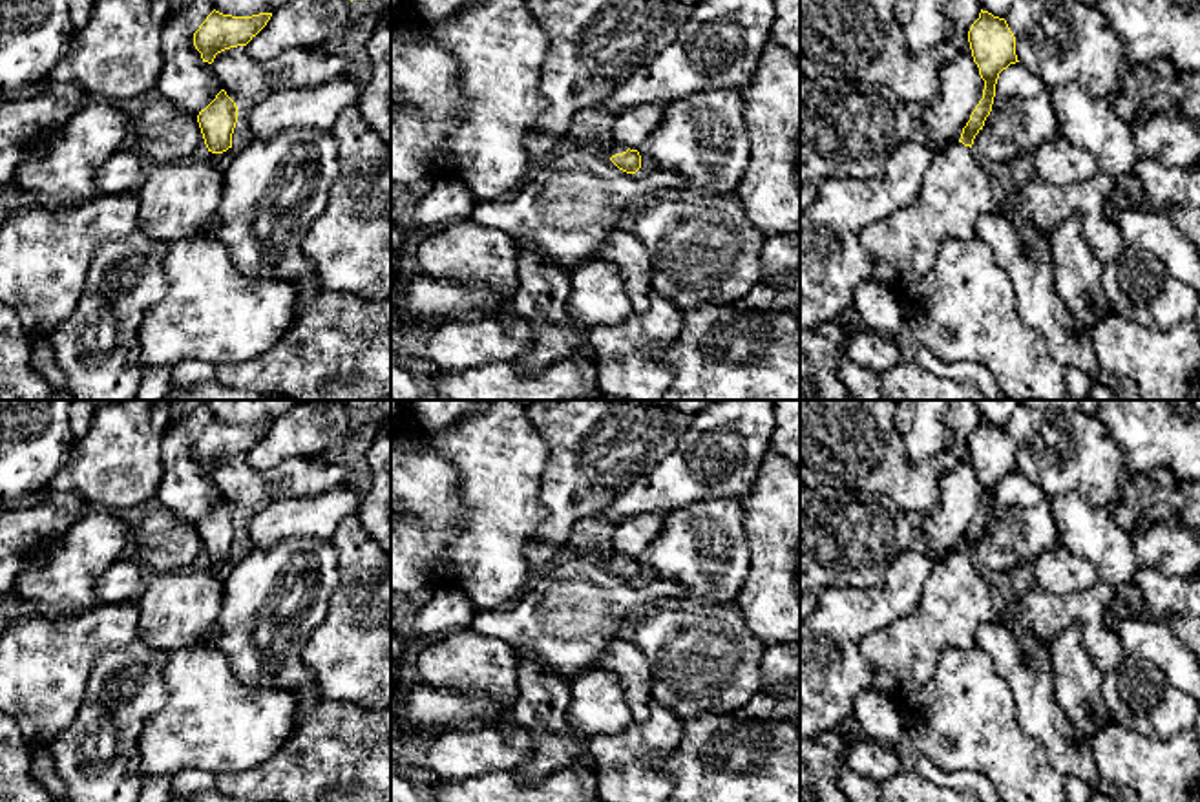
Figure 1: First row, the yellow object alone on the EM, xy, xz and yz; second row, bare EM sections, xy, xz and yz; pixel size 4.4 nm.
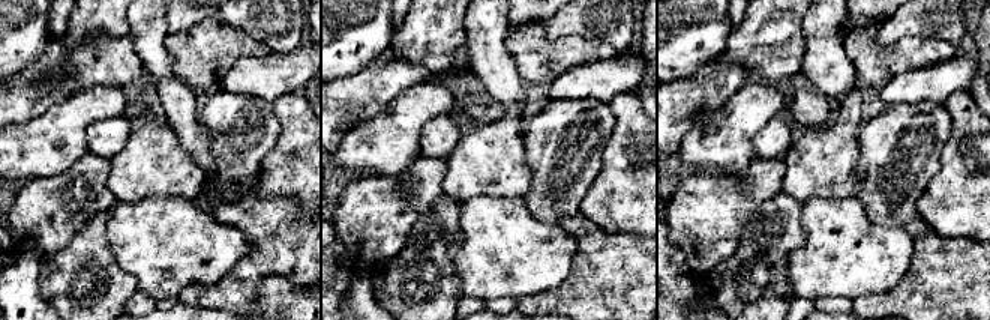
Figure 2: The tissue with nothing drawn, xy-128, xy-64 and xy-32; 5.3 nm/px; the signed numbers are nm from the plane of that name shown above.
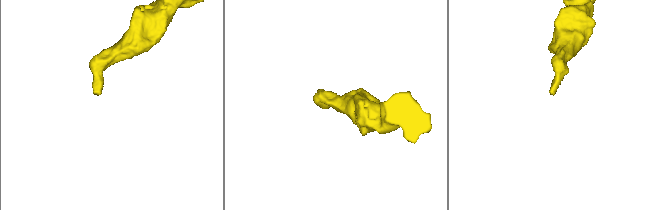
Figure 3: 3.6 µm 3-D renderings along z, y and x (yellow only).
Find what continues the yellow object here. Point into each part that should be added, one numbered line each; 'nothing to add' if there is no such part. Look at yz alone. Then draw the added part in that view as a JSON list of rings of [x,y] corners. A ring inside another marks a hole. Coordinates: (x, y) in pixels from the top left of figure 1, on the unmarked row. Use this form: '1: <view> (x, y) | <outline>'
1: yz (956, 600) | [[[950,550],[933,561],[917,607],[862,638],[875,689],[900,703],[935,674],[944,649],[975,647],[979,627],[997,616],[984,572]]]

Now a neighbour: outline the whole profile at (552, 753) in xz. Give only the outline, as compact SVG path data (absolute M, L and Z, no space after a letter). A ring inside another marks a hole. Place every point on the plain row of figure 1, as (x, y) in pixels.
M533 725L533 751L517 767L508 771L521 784L537 784L563 769L590 769L581 755L577 742L570 736L553 733L552 729Z

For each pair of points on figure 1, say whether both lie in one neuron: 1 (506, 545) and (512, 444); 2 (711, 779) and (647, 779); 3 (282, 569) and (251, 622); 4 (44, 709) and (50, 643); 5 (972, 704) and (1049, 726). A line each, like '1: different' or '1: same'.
1: same
2: different
3: same
4: same
5: different

